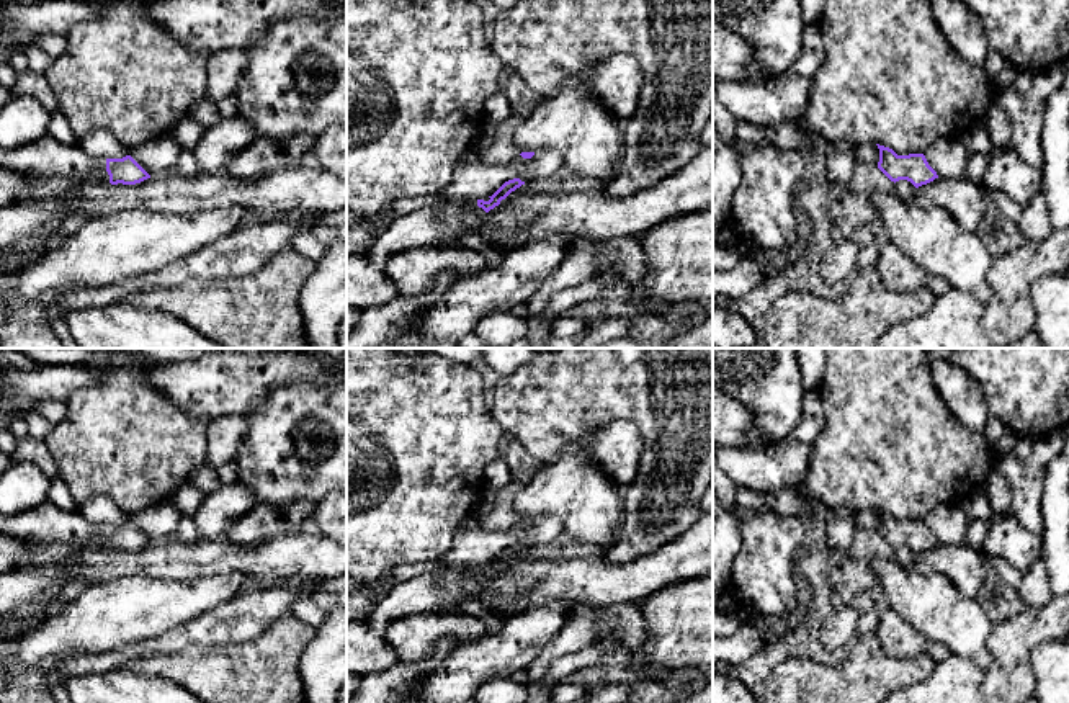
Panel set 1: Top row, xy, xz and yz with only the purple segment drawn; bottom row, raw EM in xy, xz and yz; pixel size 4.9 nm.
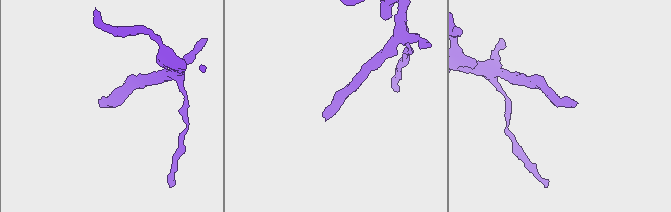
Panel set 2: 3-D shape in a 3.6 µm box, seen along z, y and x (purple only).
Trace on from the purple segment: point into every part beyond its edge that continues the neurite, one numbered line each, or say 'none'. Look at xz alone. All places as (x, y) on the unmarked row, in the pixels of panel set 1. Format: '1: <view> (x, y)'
1: xz (440, 589)

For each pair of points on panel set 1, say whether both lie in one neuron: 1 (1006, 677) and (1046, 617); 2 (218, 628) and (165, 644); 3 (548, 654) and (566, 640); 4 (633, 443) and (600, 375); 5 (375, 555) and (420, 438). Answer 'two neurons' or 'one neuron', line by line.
1: one neuron
2: one neuron
3: one neuron
4: two neurons
5: one neuron

